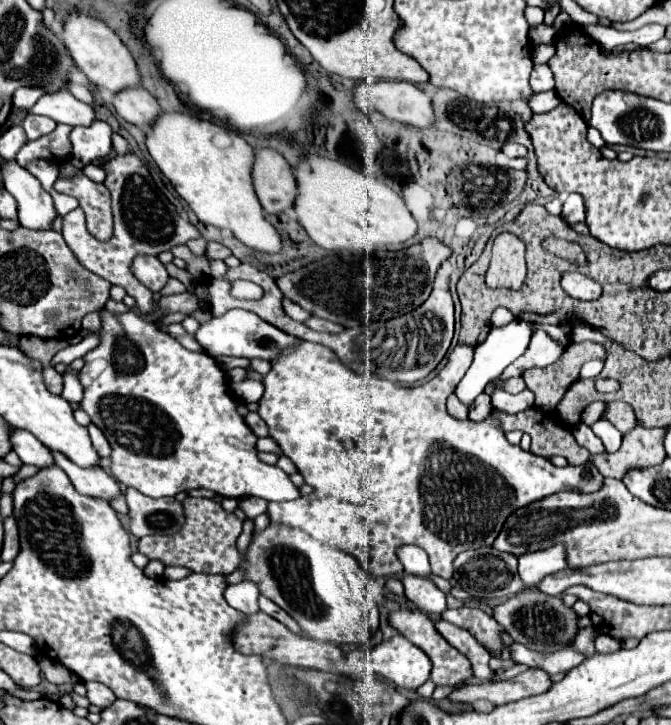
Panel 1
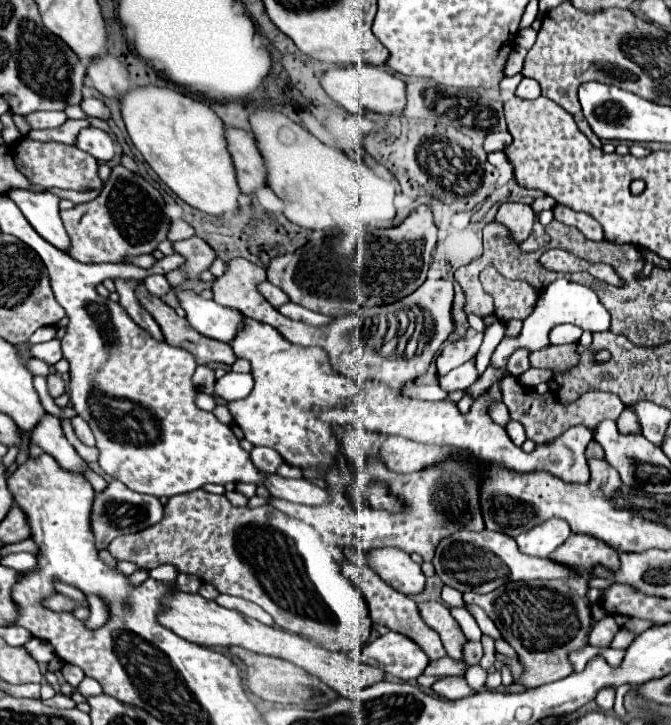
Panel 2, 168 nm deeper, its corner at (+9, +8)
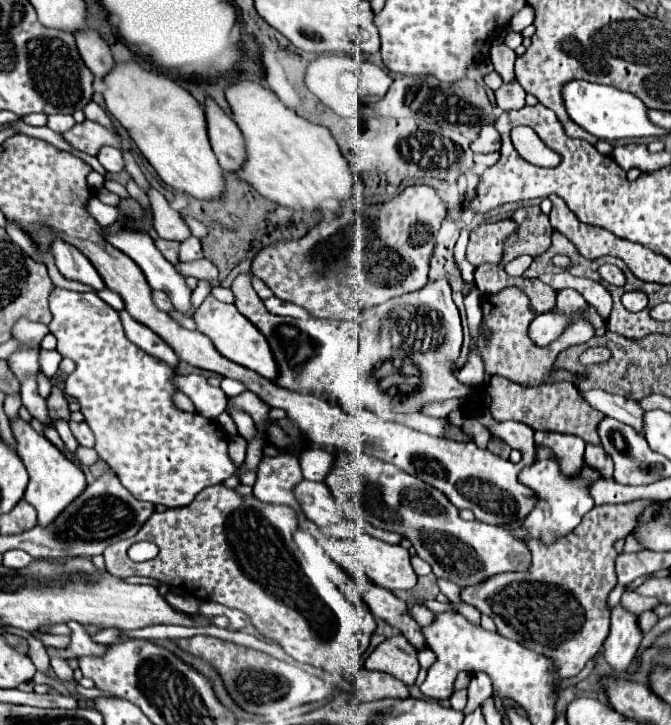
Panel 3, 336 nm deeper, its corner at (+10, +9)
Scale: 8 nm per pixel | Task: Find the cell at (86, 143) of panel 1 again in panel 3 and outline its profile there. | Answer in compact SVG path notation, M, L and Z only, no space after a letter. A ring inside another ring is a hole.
M101 147L101 151L97 153L97 159L107 173L123 171L123 155L117 147Z

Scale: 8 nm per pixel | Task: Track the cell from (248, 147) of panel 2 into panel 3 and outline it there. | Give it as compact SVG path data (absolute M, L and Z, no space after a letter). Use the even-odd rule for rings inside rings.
M205 99L203 107L207 115L209 141L219 159L219 165L229 173L241 171L247 159L245 139L241 135L241 129L229 115L225 115L219 109L219 105L213 99Z

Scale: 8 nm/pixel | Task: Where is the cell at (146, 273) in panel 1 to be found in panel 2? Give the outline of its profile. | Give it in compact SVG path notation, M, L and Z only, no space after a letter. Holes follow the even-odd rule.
M148 276L144 280L144 284L146 284L146 290L152 296L158 296L158 298L162 298L162 296L166 296L170 292L170 284L168 284L168 280L164 276Z

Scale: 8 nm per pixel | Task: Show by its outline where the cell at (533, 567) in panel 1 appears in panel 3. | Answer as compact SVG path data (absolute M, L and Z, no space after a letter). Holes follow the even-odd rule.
M537 449L537 463L531 467L525 467L519 475L519 481L527 487L531 487L537 497L541 499L537 503L537 507L529 513L529 517L523 521L523 529L527 531L527 535L531 539L539 539L545 545L553 545L557 539L561 539L563 535L567 535L569 531L573 531L579 523L581 517L593 509L593 499L589 497L589 493L585 491L585 487L593 481L599 479L599 473L589 469L587 465L583 467L581 477L577 479L569 479L565 475L559 473L559 467L555 463L555 459L551 457L551 453L547 449Z

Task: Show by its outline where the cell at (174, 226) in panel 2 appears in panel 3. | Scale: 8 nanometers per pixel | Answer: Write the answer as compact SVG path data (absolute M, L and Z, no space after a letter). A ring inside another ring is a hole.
M153 187L147 191L153 215L155 215L155 231L161 239L171 239L171 241L185 241L191 237L189 225L181 217L179 211L171 209L167 199Z

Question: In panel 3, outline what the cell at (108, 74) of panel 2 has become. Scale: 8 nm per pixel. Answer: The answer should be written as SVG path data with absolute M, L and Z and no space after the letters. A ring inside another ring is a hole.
M91 29L77 31L75 39L77 39L81 59L85 61L85 65L93 73L93 77L103 79L111 71L111 67L115 67L115 59L111 55L109 45L99 37L99 33L95 33Z

